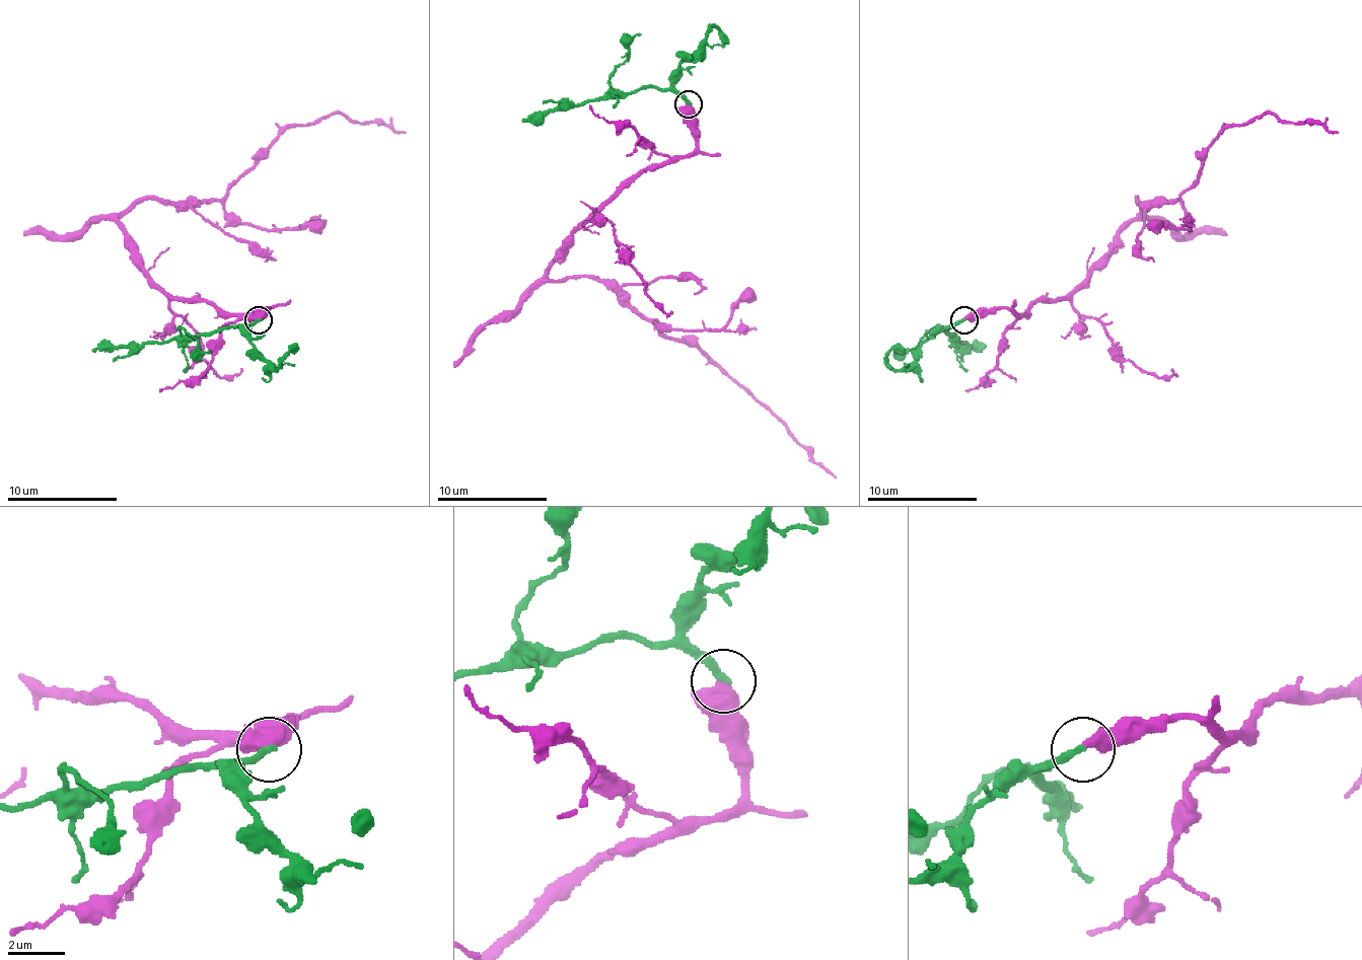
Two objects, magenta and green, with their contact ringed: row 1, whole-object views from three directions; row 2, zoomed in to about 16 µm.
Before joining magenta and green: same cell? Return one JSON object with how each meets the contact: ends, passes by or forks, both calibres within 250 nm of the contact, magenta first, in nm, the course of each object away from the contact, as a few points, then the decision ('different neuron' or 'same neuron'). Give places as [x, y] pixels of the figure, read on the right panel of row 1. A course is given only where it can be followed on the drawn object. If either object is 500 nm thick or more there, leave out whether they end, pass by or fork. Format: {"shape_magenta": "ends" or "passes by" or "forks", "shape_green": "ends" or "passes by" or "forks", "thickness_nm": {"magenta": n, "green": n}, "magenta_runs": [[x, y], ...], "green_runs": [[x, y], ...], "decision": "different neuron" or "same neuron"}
{"shape_magenta": "passes by", "shape_green": "ends", "thickness_nm": {"magenta": 400, "green": 260}, "magenta_runs": [[964, 319], [1063, 300], [1137, 218], [1137, 199], [1178, 199], [1230, 125], [1274, 114], [1338, 133]], "green_runs": [[964, 319], [950, 325], [948, 330], [981, 353]], "decision": "same neuron"}

